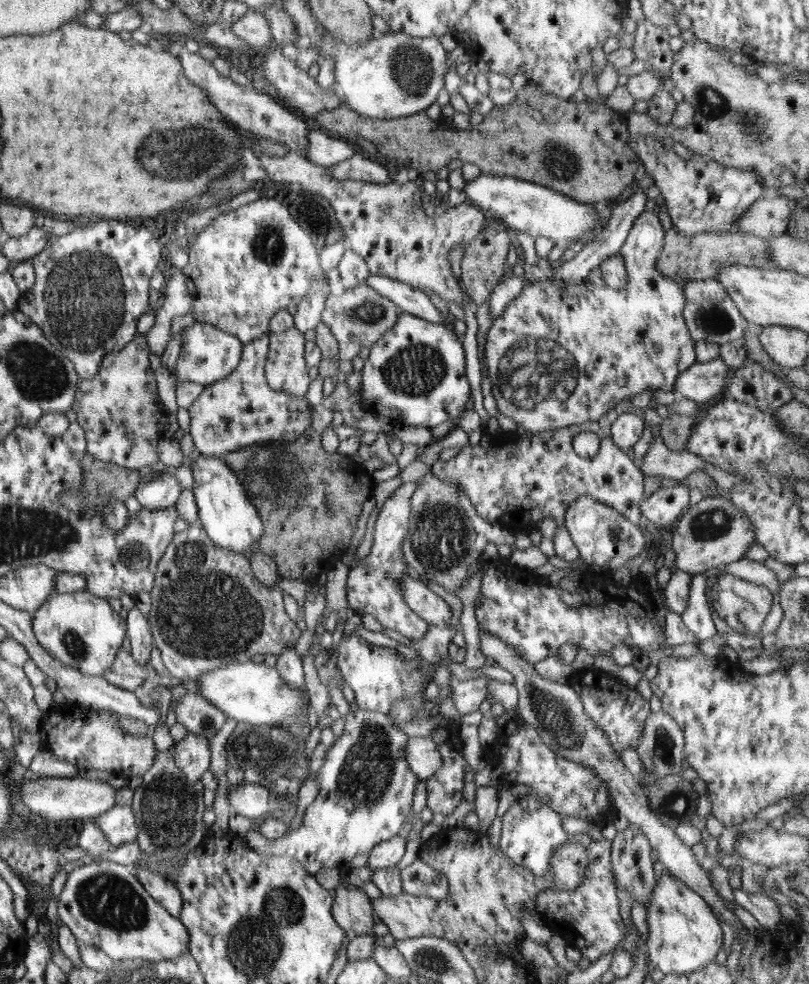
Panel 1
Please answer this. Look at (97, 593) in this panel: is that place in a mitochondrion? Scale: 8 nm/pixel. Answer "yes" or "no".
no

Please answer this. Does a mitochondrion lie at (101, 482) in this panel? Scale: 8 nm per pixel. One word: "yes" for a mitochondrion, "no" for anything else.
yes

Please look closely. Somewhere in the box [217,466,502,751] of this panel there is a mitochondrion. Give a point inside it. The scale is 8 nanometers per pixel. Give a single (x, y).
(439, 542)

